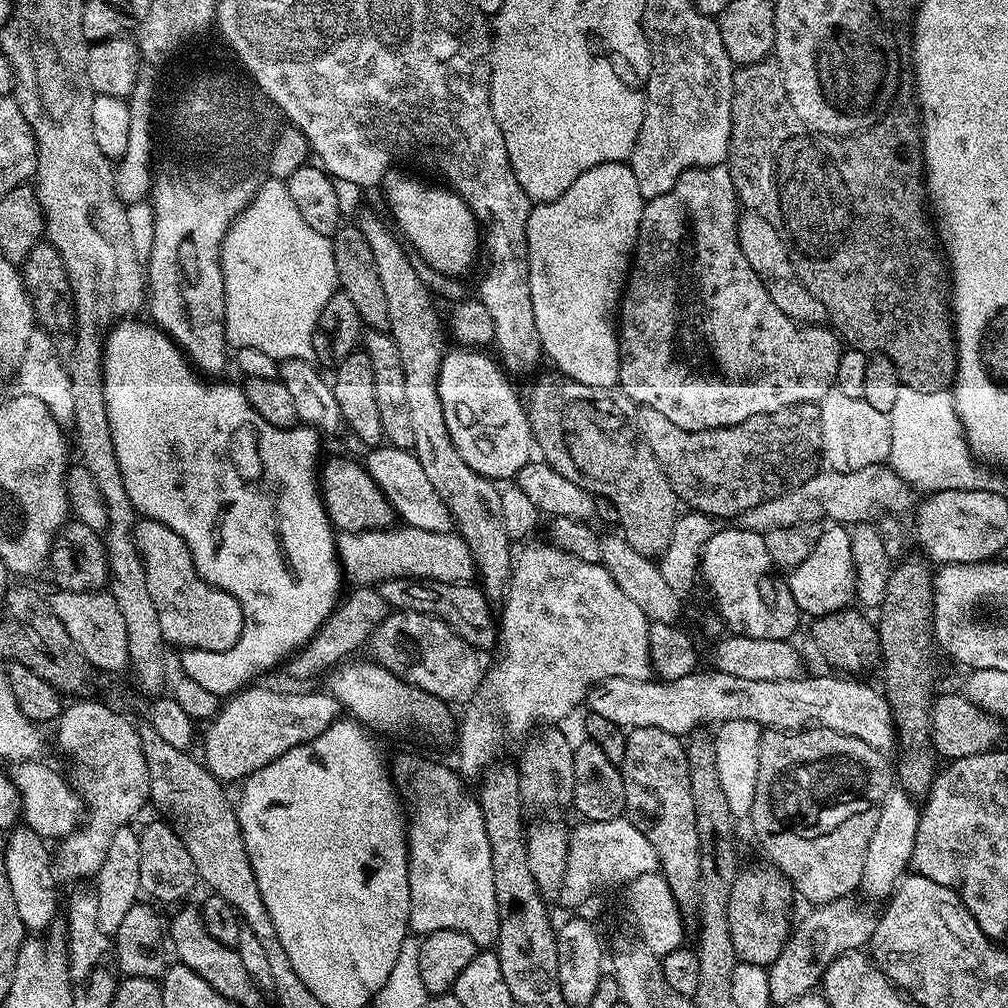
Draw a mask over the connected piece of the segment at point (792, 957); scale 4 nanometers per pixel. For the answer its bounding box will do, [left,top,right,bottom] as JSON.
[767,896,877,1006]

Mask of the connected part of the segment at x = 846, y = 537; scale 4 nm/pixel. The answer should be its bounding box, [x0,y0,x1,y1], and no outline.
[786,526,856,618]

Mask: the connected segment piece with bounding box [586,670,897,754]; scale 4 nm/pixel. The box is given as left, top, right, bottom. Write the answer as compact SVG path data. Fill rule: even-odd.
M697 670L692 672L688 676L683 676L677 680L670 680L667 682L657 682L655 679L649 678L647 680L631 680L630 678L610 678L609 680L601 680L599 684L595 685L587 693L586 701L588 700L588 708L594 714L602 714L602 718L607 718L609 722L614 722L619 728L625 730L631 730L634 728L657 728L658 730L666 730L670 734L679 736L681 738L687 737L697 731L698 726L710 726L706 724L712 724L711 726L719 726L726 722L734 722L735 720L749 720L755 724L759 724L761 729L767 730L770 728L778 728L782 732L790 732L793 730L799 730L801 728L829 728L835 732L841 732L847 736L853 736L858 738L862 742L866 742L868 746L874 746L879 752L885 754L891 753L892 744L897 743L896 739L896 726L892 723L892 711L888 705L887 700L884 698L883 691L871 688L868 684L859 684L856 678L846 678L850 680L843 680L845 678L840 674L832 674L836 676L807 676L803 675L801 678L794 680L751 680L750 678L734 678L734 674L726 674L725 672L718 672L715 670L709 670L709 672L703 672L703 670Z

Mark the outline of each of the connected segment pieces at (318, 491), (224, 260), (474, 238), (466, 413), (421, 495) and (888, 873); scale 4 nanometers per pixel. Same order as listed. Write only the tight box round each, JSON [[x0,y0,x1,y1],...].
[[104,318,342,698],[220,178,338,362],[382,170,482,277],[436,350,534,482],[364,444,454,532],[859,786,920,902]]

